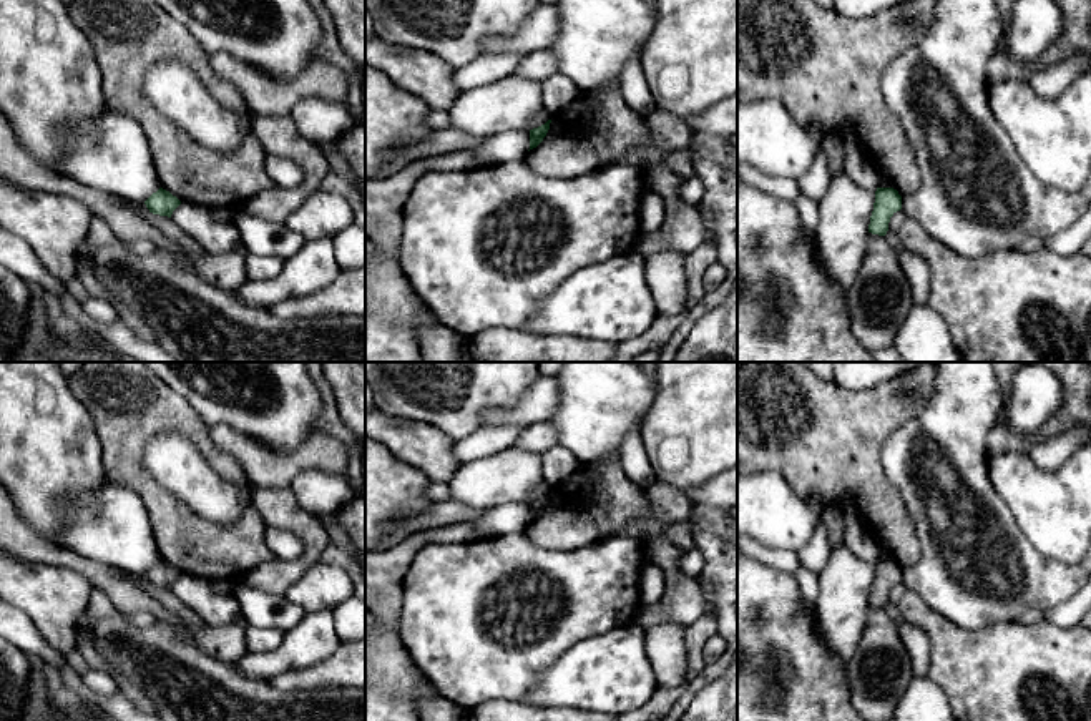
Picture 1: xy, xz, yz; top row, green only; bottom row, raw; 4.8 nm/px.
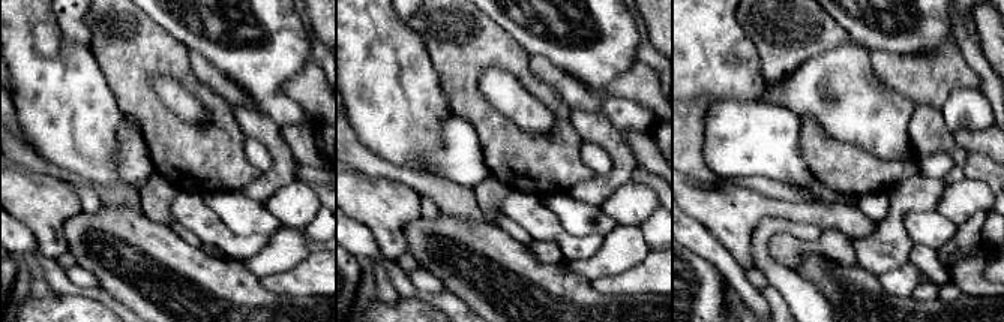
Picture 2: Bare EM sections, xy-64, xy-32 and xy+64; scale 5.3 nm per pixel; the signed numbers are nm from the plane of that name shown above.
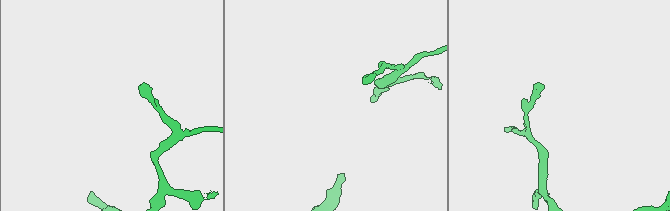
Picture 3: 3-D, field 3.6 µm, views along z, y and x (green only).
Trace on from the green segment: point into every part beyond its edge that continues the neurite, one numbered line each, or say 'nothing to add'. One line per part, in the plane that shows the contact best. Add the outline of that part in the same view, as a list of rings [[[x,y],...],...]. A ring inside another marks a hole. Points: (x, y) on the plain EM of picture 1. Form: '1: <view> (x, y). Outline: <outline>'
nothing to add

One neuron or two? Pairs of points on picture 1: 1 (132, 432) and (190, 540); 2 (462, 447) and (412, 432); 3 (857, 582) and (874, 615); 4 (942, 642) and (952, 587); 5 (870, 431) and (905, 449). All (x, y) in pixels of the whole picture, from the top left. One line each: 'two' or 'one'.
1: one
2: two
3: two
4: two
5: two

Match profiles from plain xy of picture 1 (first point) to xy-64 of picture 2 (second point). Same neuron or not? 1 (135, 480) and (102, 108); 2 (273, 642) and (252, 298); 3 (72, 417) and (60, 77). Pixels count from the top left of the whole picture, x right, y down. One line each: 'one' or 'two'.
1: two
2: two
3: one

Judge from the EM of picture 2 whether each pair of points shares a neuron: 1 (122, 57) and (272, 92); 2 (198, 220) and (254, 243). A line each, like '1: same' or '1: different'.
1: different
2: same

